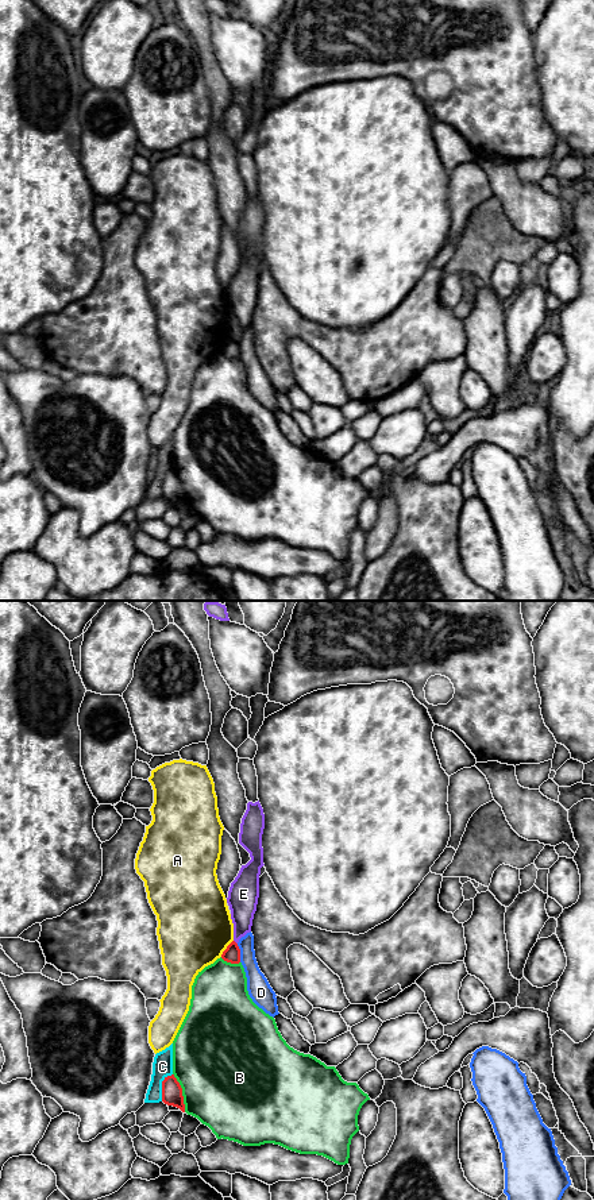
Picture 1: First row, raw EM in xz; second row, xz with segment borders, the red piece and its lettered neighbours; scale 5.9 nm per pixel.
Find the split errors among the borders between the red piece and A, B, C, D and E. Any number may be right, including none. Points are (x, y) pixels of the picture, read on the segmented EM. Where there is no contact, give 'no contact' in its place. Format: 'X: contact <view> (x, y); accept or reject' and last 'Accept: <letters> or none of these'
A: contact xz (227, 948); reject
B: contact xz (181, 1092); reject
C: contact xz (162, 1087); reject
D: contact xz (239, 953); reject
E: contact xz (235, 942); reject
Accept: none of these

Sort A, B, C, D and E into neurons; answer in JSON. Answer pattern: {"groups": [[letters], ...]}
{"groups": [["A"], ["B", "E"], ["C"], ["D"]]}

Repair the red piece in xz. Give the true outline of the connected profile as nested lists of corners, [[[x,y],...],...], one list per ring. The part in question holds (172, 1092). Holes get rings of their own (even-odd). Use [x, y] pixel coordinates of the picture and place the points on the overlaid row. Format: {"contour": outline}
{"contour": [[[174,1074],[165,1077],[162,1081],[162,1101],[185,1112],[182,1088]]]}

